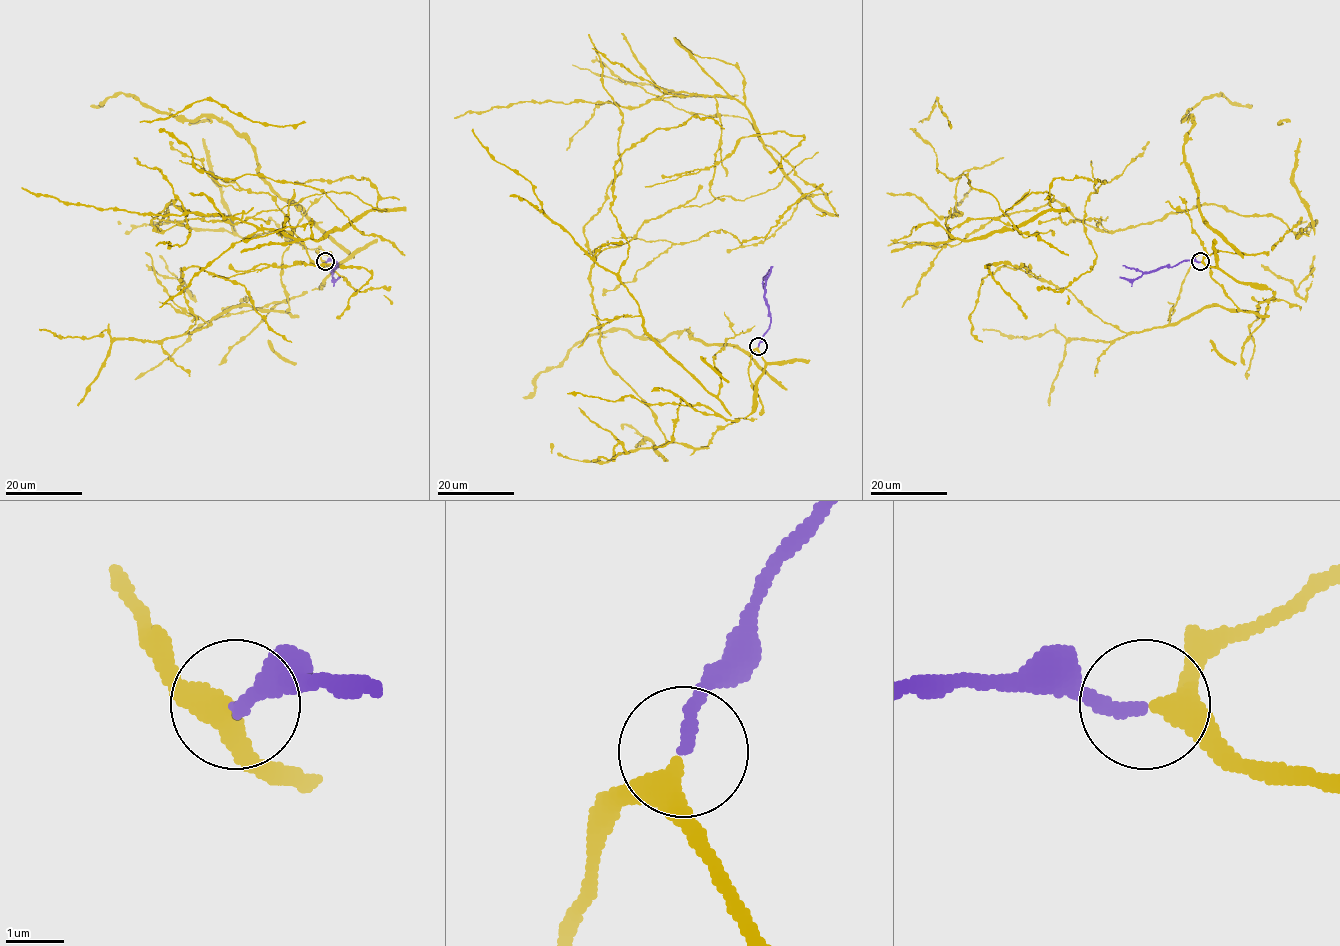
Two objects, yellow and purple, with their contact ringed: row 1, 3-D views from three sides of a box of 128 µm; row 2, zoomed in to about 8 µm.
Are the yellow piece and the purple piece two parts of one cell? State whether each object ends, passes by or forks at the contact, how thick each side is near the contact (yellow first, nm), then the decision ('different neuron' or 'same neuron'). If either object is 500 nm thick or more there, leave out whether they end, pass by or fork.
yellow passes by; purple ends there; 360 nm thick on the yellow side, 240 nm on the other; same neuron

